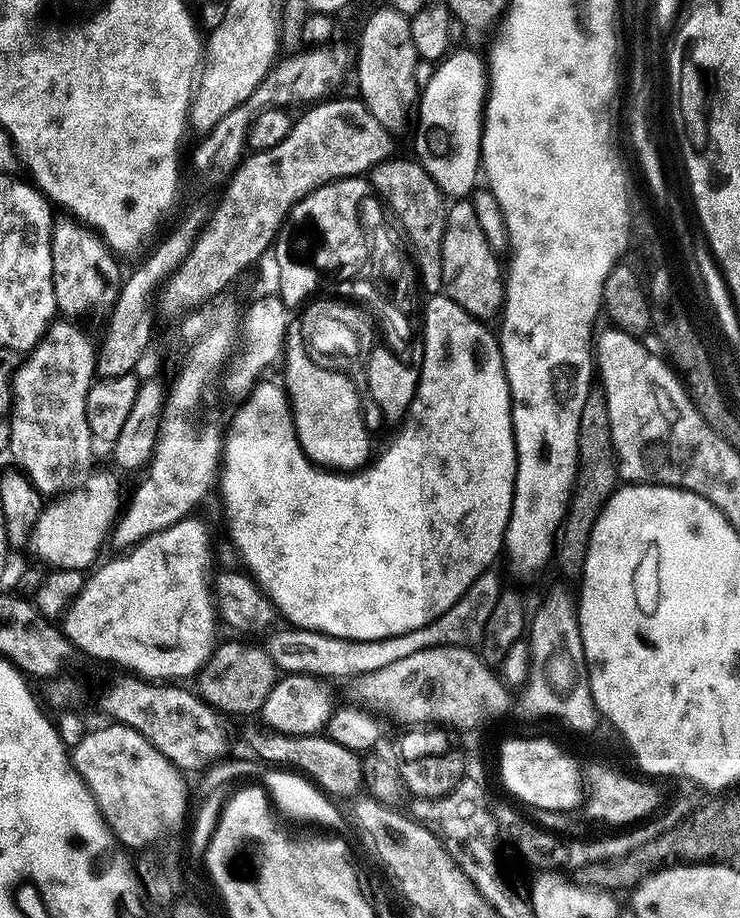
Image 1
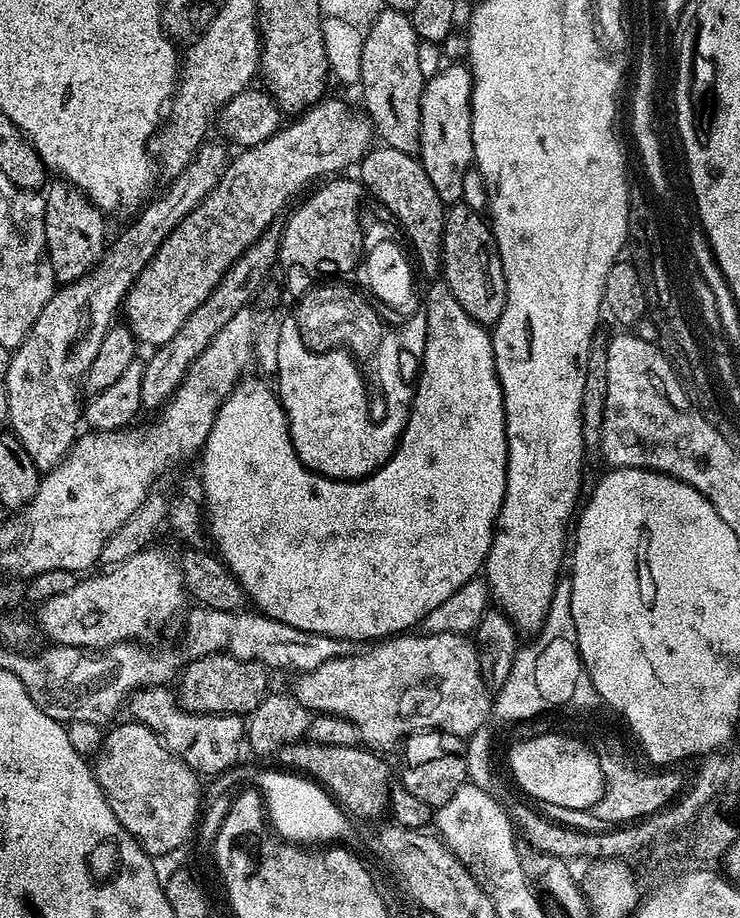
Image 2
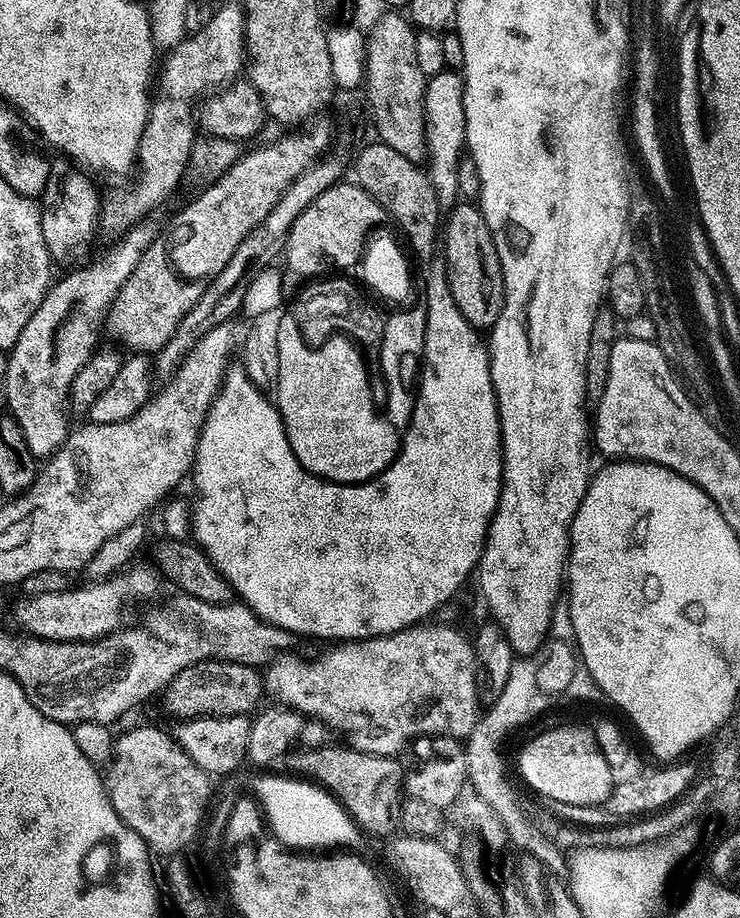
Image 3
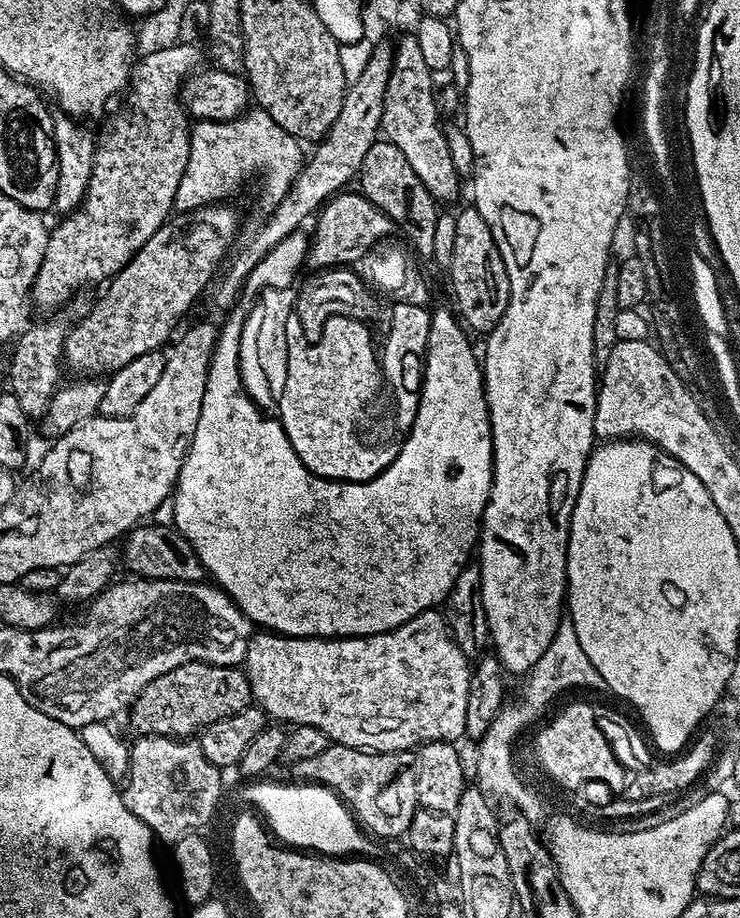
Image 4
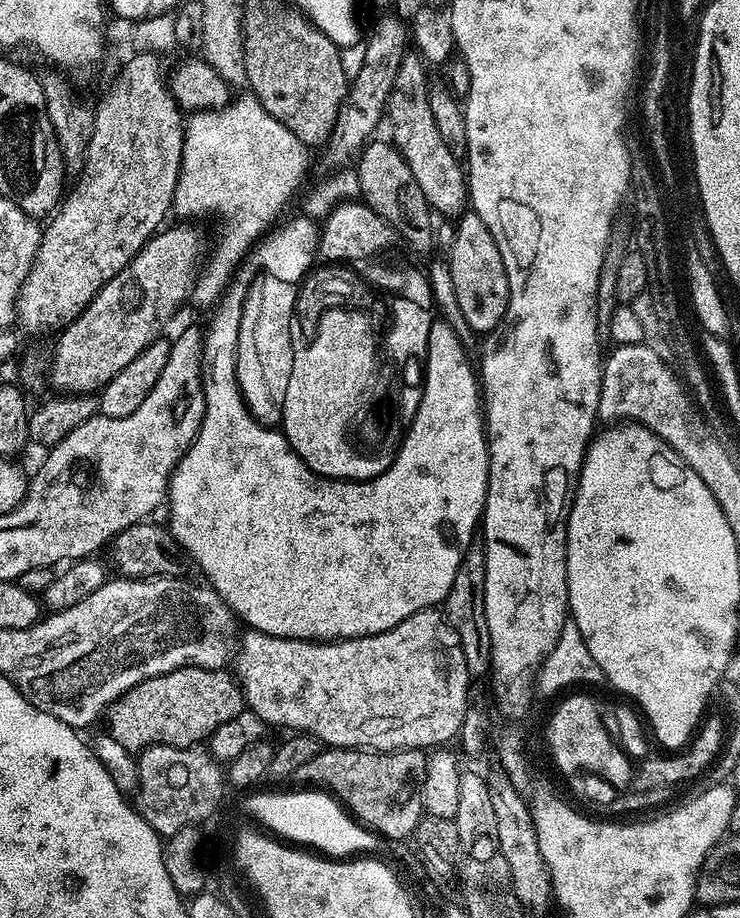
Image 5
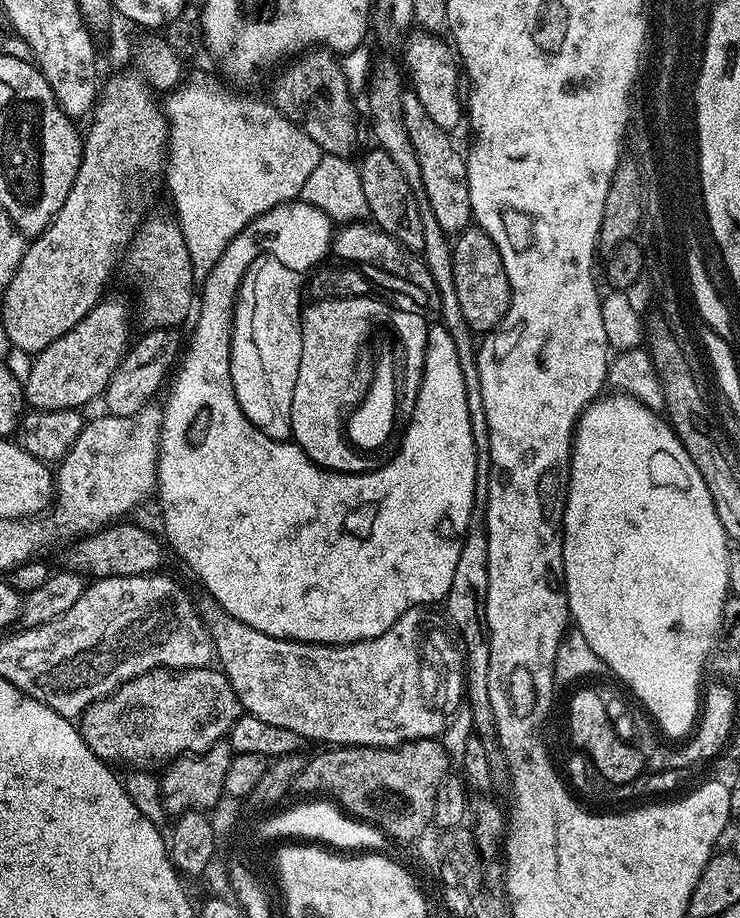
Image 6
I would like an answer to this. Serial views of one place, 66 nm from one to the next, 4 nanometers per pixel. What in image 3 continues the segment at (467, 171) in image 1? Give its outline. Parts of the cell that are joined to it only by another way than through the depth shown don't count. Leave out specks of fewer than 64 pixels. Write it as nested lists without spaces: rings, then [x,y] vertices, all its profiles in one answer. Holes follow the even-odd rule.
[[[445,70],[427,77],[424,86],[424,124],[427,127],[430,149],[430,175],[441,209],[453,207],[460,196],[458,162],[466,150],[466,114],[464,113],[464,78],[459,71]]]

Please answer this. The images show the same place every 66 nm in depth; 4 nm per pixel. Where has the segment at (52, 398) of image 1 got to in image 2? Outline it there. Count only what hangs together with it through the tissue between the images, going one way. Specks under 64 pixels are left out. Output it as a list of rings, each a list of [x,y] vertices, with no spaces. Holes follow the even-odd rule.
[[[169,183],[161,196],[157,200],[149,199],[139,213],[141,216],[113,244],[111,241],[107,245],[99,264],[91,272],[72,284],[57,287],[50,302],[46,302],[42,314],[38,314],[34,326],[28,331],[27,338],[11,353],[6,374],[7,423],[11,425],[11,432],[20,439],[22,446],[26,446],[26,454],[30,454],[41,473],[59,466],[64,460],[64,455],[72,449],[78,439],[76,423],[79,425],[82,420],[80,396],[82,397],[84,375],[86,370],[90,370],[90,362],[94,362],[94,354],[98,354],[98,346],[102,346],[102,338],[108,333],[109,328],[113,327],[115,320],[112,319],[121,311],[124,297],[132,289],[132,283],[152,260],[165,238],[199,205],[198,202],[192,202],[186,192],[174,196],[174,186]]]

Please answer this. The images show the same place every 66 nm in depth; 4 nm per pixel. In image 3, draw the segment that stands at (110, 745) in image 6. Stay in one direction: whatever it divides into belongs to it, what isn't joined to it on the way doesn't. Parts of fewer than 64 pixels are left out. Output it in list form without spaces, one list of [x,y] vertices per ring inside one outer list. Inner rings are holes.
[[[203,660],[178,673],[164,689],[162,699],[170,715],[177,716],[177,721],[187,722],[203,716],[248,716],[261,707],[260,695],[263,697],[265,692],[261,673],[249,664]]]

